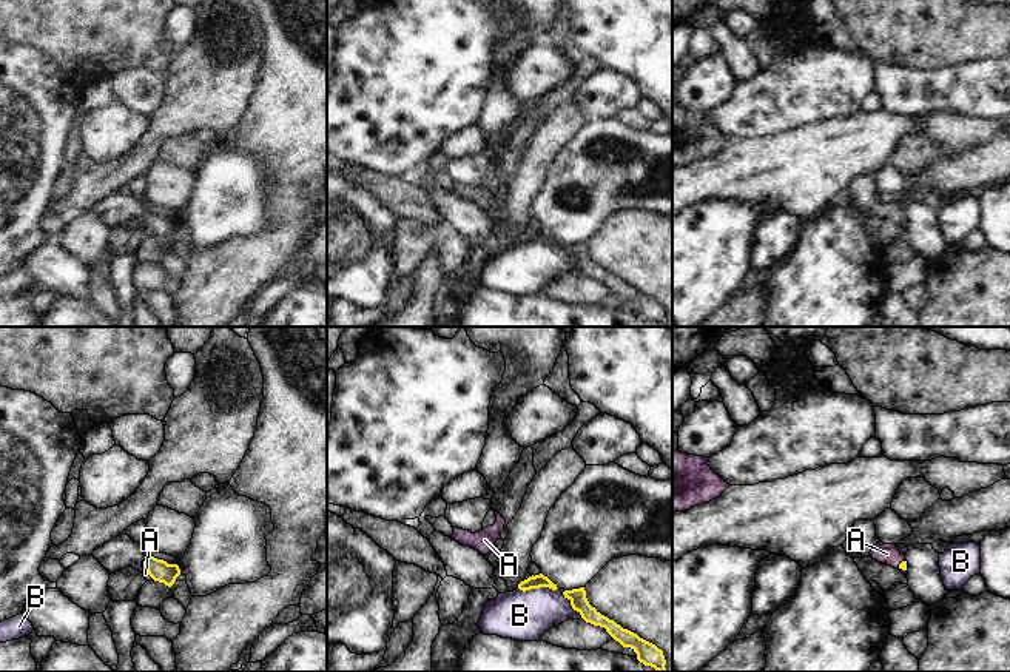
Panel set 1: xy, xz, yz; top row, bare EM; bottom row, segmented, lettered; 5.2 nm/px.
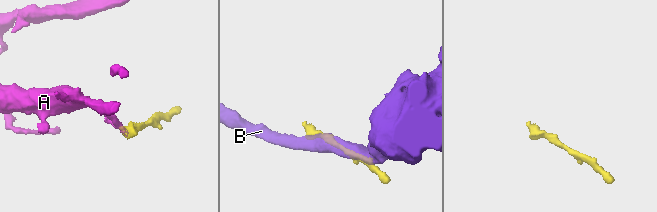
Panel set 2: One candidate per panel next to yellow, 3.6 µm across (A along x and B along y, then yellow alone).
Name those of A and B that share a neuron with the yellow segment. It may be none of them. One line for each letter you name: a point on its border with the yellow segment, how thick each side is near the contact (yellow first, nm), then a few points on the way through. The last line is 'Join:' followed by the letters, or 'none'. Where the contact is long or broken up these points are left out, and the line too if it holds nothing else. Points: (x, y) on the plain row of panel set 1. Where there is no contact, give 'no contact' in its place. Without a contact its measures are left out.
A: meets yellow in yz at (899, 219); 40 nm thick on the yellow side, 110 nm on the other; runs through yz (902, 219), (899, 219), (887, 208)
Join: A

